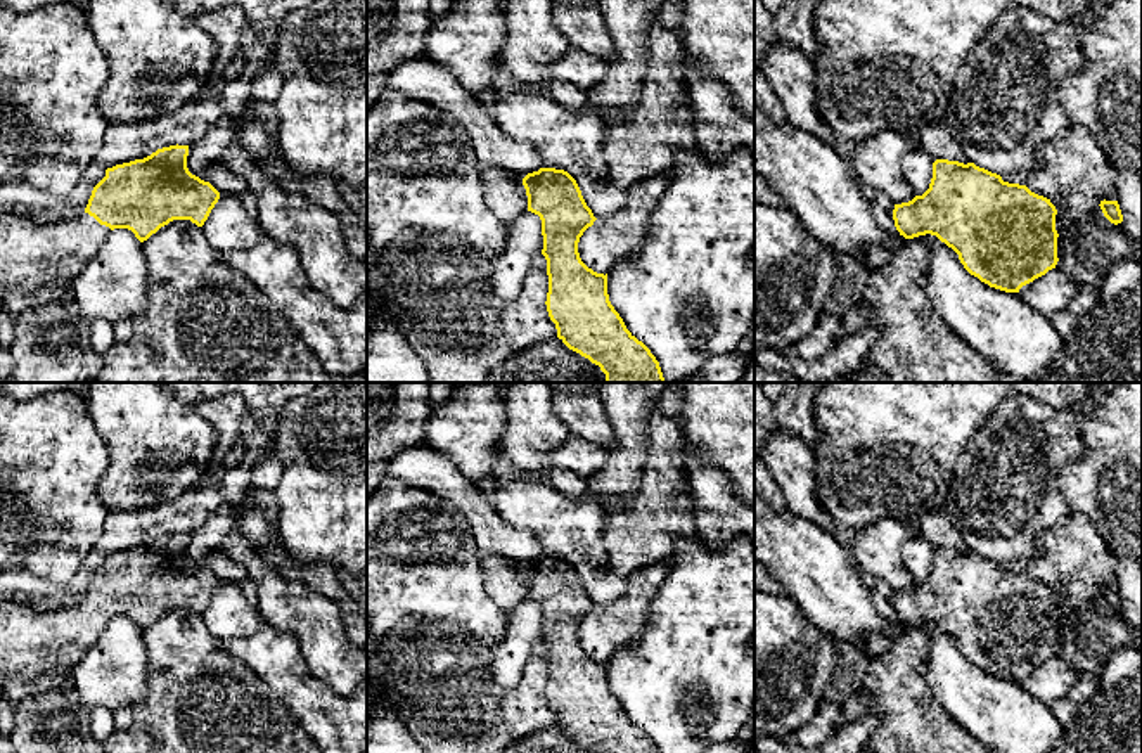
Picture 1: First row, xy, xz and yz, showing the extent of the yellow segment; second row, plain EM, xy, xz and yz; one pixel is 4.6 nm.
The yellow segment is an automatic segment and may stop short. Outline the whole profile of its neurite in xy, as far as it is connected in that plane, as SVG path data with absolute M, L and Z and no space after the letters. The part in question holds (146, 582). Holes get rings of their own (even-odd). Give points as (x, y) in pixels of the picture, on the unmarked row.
M189 533L157 537L144 547L116 552L93 575L85 599L67 609L35 611L21 604L0 606L0 682L9 675L24 680L73 677L74 666L114 616L128 616L144 630L173 608L202 615L220 580L187 556Z

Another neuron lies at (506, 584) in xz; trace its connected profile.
M488 554L483 564L484 589L507 615L519 601L528 597L528 583L523 573L524 564L500 554Z

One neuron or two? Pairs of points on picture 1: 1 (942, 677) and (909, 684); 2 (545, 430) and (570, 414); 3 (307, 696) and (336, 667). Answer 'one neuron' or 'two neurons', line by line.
1: two neurons
2: two neurons
3: two neurons

